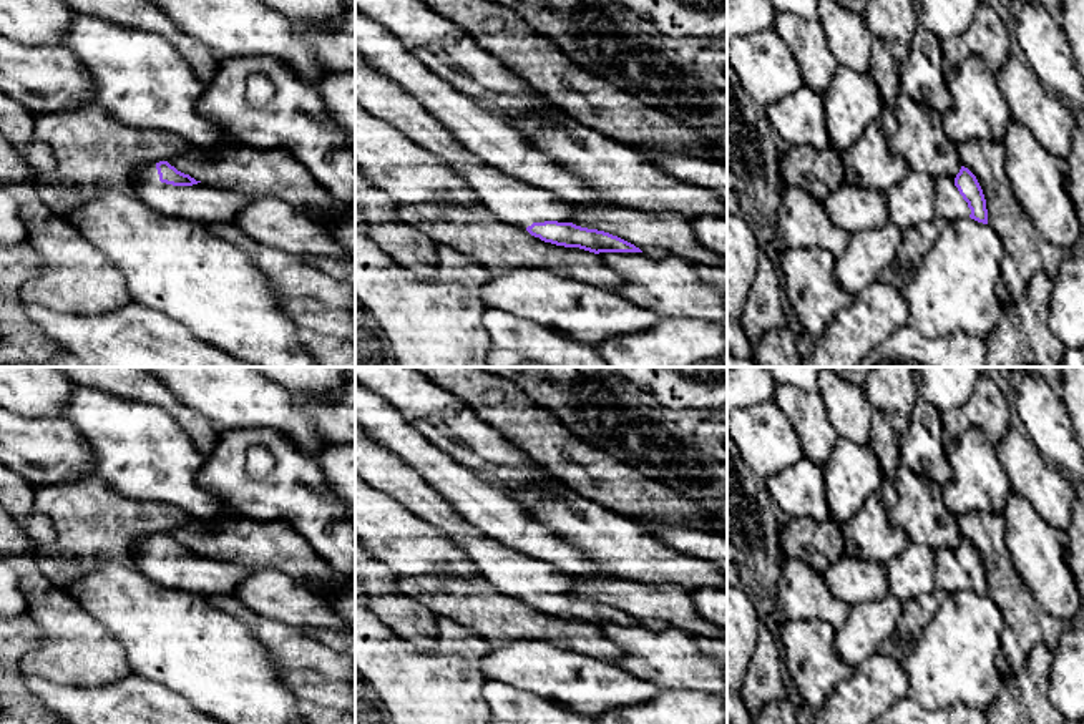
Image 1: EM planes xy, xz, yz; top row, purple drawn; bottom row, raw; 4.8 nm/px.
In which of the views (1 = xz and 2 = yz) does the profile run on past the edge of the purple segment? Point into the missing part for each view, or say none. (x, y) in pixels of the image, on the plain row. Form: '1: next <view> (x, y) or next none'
1: next xz (512, 573)
2: next yz (950, 577)

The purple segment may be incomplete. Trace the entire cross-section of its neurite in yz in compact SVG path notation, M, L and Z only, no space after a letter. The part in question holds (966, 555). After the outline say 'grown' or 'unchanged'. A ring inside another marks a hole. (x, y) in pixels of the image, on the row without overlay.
M964 538L955 551L936 550L936 589L948 593L971 589L978 594L988 596L988 581L983 561L976 548Z; grown

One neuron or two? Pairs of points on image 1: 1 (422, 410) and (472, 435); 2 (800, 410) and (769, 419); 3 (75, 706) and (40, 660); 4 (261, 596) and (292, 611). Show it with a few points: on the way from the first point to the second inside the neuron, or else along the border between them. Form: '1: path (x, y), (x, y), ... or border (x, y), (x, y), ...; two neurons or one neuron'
1: path (434, 410), (460, 432); one neuron
2: border (771, 401), (789, 420), (802, 450); two neurons
3: border (25, 673), (60, 683), (97, 686); two neurons
4: path (269, 596), (278, 596), (284, 603); one neuron

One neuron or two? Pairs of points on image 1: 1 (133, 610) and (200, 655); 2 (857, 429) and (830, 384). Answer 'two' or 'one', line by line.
1: one
2: one

